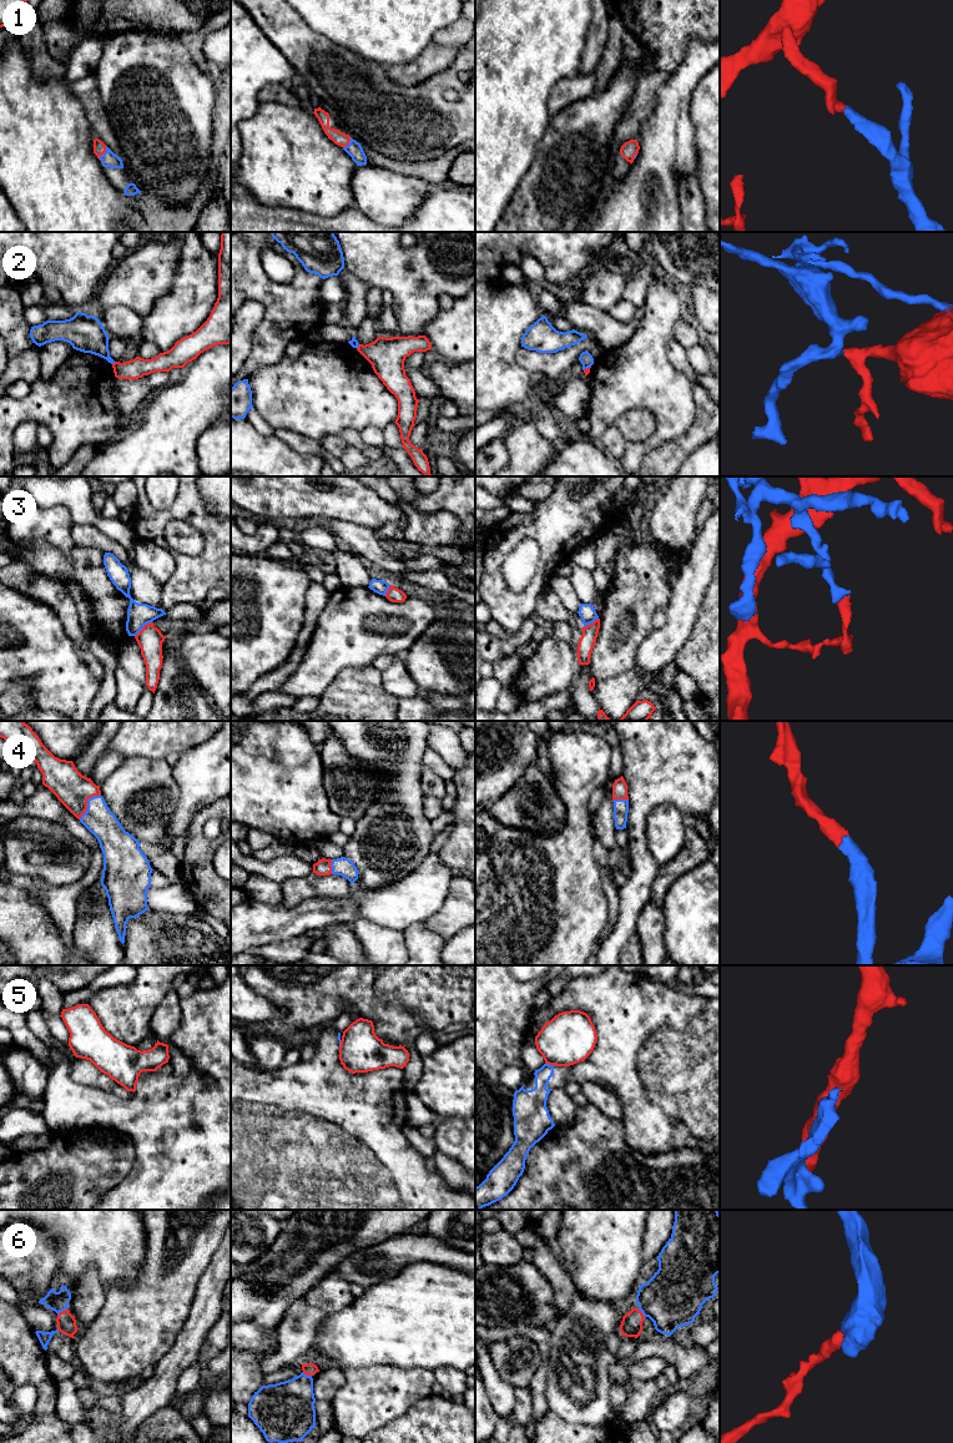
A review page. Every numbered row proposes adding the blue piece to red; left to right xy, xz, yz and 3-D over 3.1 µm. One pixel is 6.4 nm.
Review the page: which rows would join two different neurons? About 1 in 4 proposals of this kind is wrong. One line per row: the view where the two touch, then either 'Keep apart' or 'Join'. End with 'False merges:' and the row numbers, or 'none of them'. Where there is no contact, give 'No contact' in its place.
1: Touches red in xy. Join
2: Touches red in xy. Keep apart
3: Touches red in xy. Keep apart
4: Touches red in xy. Join
5: Touches red in yz. Keep apart
6: Touches red in xy. Join
False merges: 2, 3, 5

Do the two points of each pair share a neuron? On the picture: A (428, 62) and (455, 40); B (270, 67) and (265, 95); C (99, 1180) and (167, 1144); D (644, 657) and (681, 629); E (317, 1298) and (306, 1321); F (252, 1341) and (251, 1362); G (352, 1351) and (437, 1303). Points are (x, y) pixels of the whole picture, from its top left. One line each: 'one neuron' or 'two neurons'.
A: two neurons
B: two neurons
C: two neurons
D: one neuron
E: two neurons
F: two neurons
G: one neuron

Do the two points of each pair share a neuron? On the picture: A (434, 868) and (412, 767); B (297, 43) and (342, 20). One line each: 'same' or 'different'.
A: different
B: different

